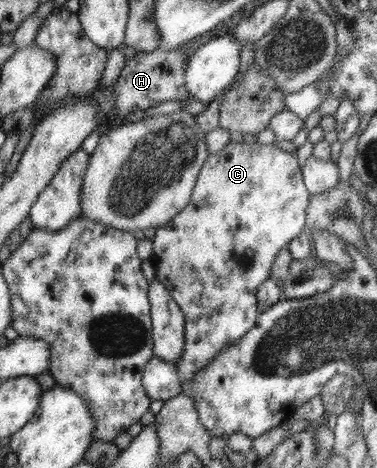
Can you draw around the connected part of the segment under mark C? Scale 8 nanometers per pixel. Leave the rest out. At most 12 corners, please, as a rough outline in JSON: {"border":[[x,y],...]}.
{"border":[[229,142],[156,228],[183,394],[304,231],[295,153]]}

